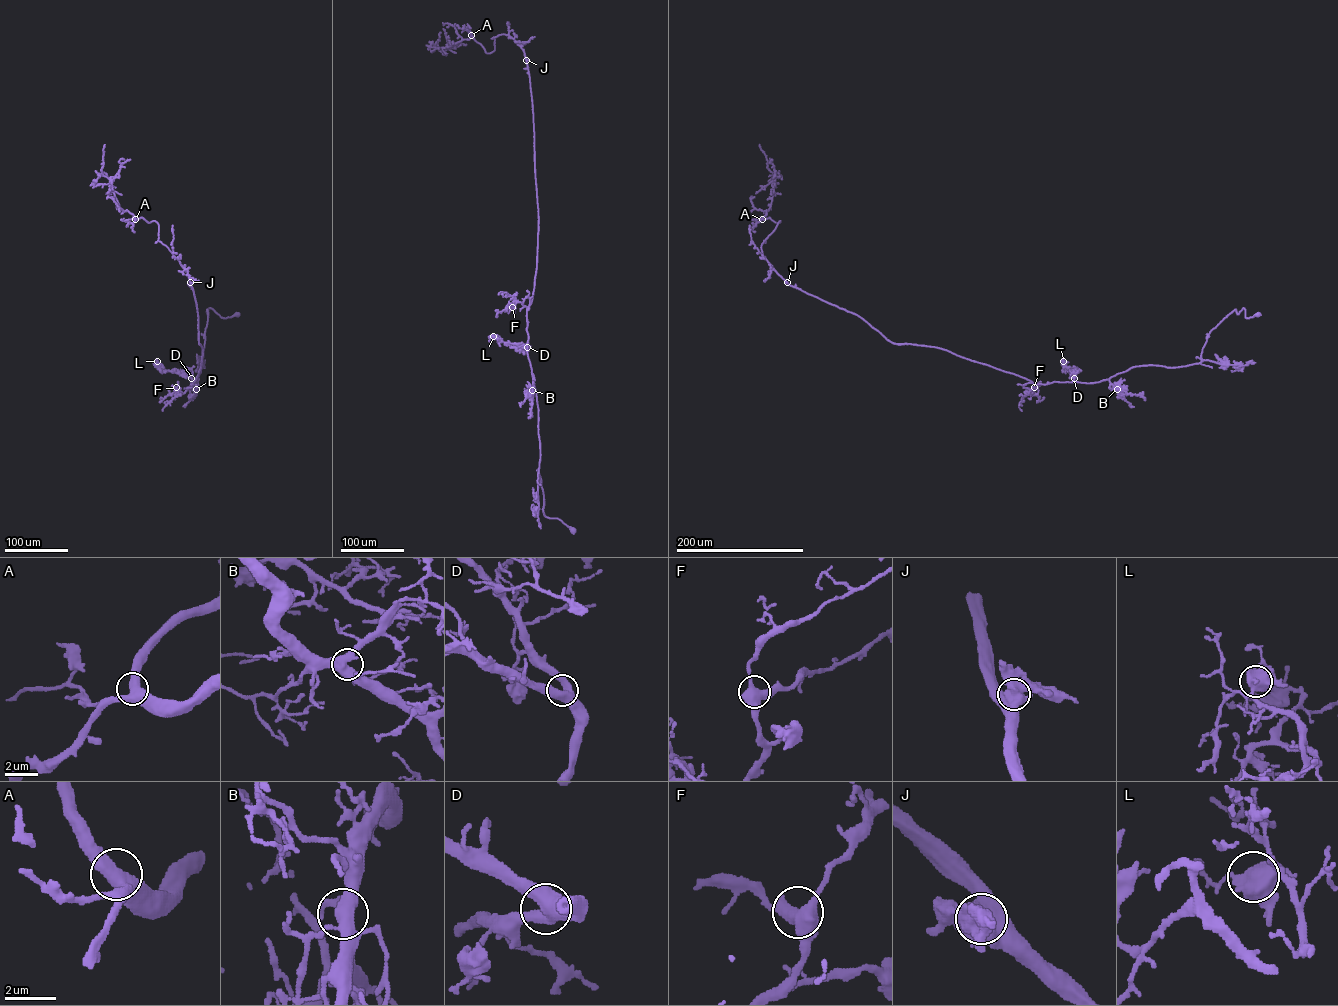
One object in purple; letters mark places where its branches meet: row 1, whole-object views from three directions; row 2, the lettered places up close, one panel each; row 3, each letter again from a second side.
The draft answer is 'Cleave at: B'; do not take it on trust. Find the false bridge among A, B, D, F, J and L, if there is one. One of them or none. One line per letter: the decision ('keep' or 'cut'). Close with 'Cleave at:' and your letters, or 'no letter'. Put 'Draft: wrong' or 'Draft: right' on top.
Draft: wrong
A: keep
B: keep
D: keep
F: keep
J: keep
L: keep
Cleave at: no letter

